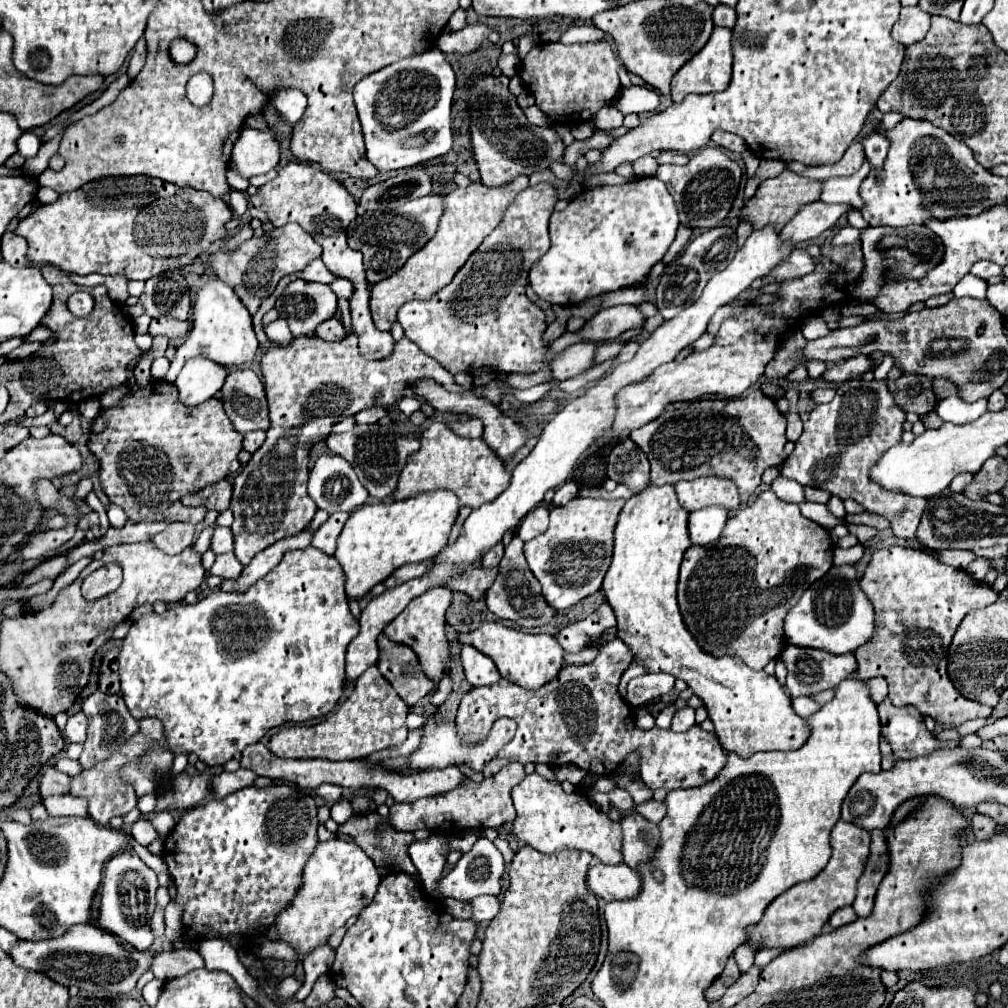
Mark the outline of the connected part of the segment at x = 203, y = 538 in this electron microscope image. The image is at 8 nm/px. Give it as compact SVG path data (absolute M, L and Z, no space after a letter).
M211 525L211 527L207 527L207 529L201 531L199 539L197 539L195 545L193 545L193 551L195 551L195 553L203 555L203 553L209 549L209 541L211 541L211 531L213 531L213 529L215 529L215 525Z

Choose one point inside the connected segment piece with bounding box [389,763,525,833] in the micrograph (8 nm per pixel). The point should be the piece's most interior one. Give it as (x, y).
(470, 805)

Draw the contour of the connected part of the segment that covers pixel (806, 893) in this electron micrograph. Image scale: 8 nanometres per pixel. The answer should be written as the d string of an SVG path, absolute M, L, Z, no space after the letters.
M839 821L833 831L831 831L831 849L833 855L827 863L827 867L813 877L811 881L797 883L785 893L781 893L765 911L761 923L749 927L749 945L757 945L763 941L759 947L783 947L791 949L801 943L807 943L815 939L823 925L829 921L829 917L841 909L849 907L855 901L857 895L857 881L865 869L867 857L869 857L869 843L871 843L871 833L853 825Z

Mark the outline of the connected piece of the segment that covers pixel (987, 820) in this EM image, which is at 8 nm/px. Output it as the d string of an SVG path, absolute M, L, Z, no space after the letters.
M975 815L971 819L971 829L975 833L975 837L981 841L981 839L989 839L995 835L997 831L997 823L991 819L991 817L985 817L985 815Z

